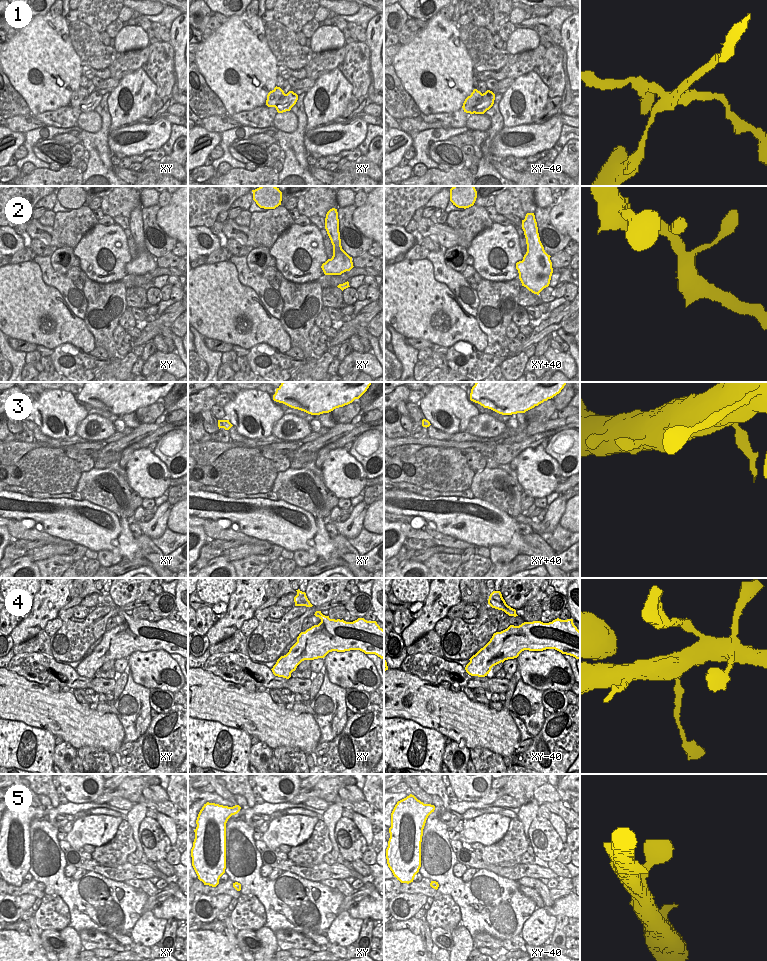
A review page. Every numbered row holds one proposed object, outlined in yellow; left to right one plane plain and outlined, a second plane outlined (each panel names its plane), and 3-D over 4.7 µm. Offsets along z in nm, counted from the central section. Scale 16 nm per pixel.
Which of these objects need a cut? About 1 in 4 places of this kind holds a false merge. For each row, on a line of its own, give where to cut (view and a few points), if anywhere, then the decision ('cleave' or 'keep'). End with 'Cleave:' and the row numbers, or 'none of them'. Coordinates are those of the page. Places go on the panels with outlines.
1: xy-40 (483, 94), (482, 99), (474, 107), (474, 111) | cleave
2: no cut | keep
3: no cut | keep
4: no cut | keep
5: no cut | keep
Cleave: 1

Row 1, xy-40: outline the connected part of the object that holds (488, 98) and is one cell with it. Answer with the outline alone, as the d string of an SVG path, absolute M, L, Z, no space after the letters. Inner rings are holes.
M487 90L485 93L483 93L482 101L474 107L474 111L482 109L484 112L486 112L493 106L494 100L495 94L492 91Z

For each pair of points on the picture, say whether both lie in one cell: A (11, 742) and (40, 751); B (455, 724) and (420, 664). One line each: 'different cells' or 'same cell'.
A: same cell
B: different cells

